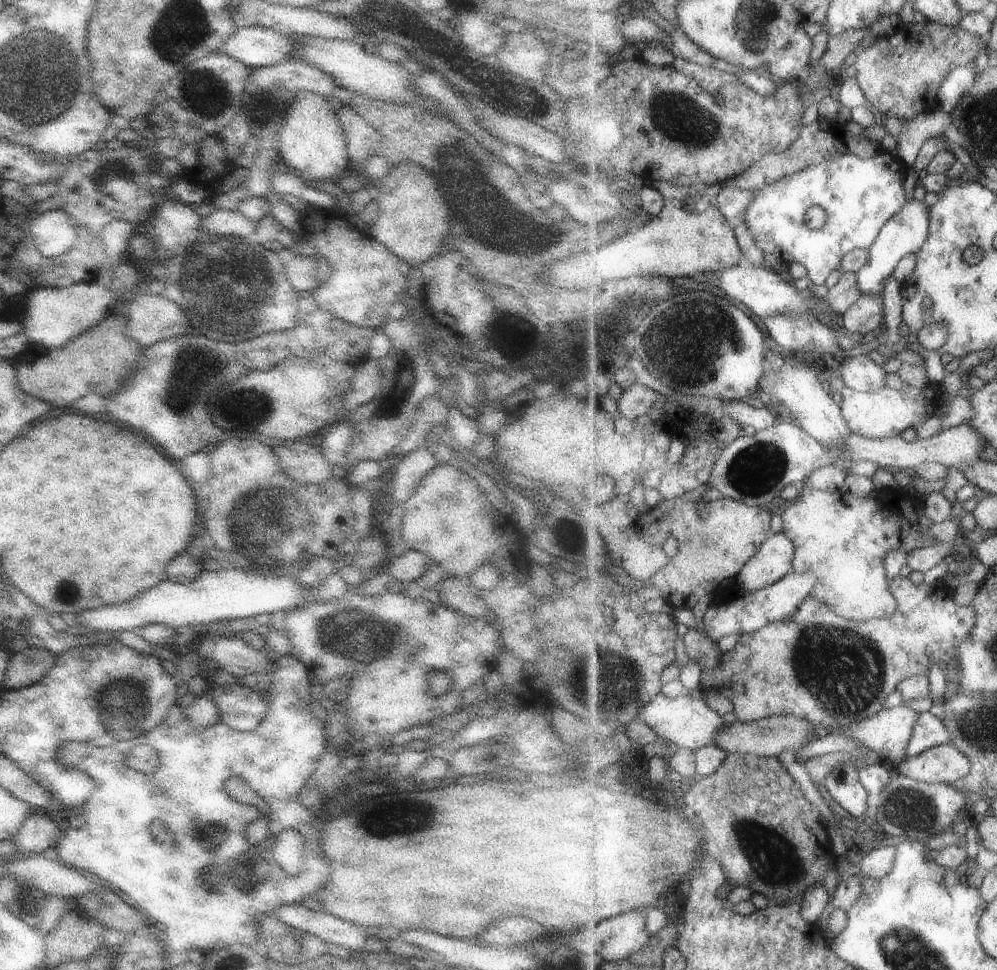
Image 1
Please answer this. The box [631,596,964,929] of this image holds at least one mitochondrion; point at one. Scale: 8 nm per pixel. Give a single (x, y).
(843, 671)

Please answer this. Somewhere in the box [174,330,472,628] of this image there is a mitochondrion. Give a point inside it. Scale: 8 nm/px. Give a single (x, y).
(257, 524)

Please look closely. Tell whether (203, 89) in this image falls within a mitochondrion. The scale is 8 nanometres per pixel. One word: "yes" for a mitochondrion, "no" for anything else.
yes

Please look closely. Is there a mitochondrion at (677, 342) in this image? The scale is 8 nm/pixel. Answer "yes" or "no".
yes

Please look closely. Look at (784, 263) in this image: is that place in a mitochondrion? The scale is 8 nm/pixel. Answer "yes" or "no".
no

